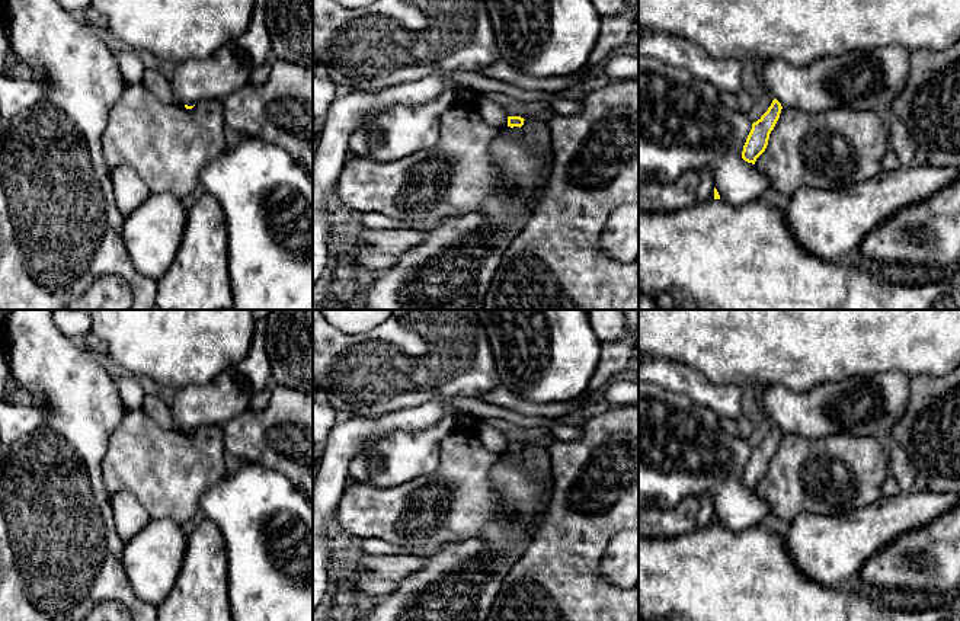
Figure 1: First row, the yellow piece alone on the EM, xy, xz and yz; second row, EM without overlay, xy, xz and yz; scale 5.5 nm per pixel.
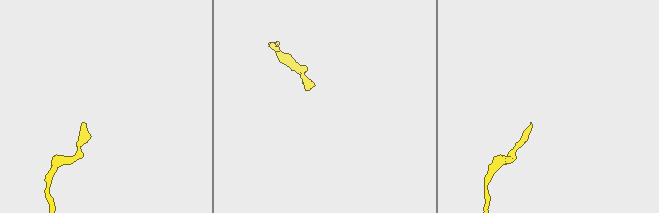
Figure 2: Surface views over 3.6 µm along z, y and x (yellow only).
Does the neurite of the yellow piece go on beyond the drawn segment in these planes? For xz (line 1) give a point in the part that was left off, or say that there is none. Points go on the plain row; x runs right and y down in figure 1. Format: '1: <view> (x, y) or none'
1: none

